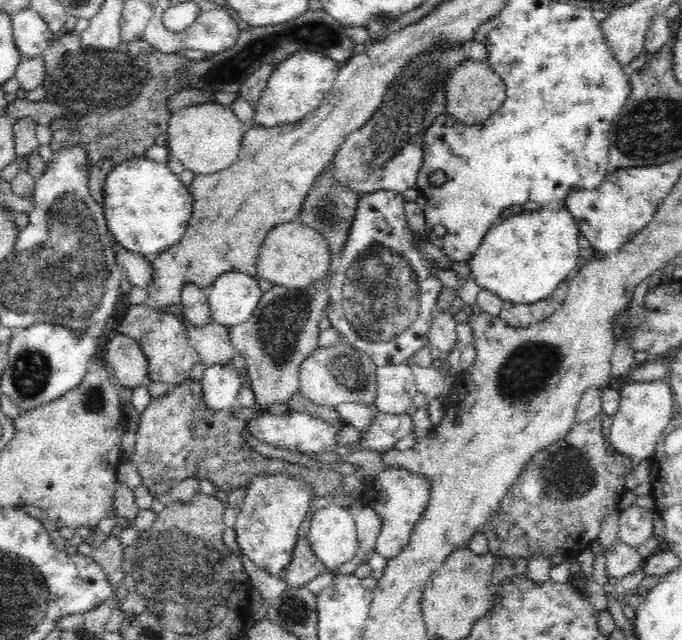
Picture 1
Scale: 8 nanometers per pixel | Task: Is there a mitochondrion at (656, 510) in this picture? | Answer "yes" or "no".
no

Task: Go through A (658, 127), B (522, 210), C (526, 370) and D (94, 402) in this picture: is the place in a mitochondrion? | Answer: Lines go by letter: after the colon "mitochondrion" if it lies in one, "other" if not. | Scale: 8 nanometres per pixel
A: mitochondrion
B: other
C: mitochondrion
D: mitochondrion

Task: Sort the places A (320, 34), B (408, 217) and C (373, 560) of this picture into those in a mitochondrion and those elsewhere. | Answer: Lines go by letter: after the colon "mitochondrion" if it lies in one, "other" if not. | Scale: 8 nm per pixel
A: mitochondrion
B: other
C: other

